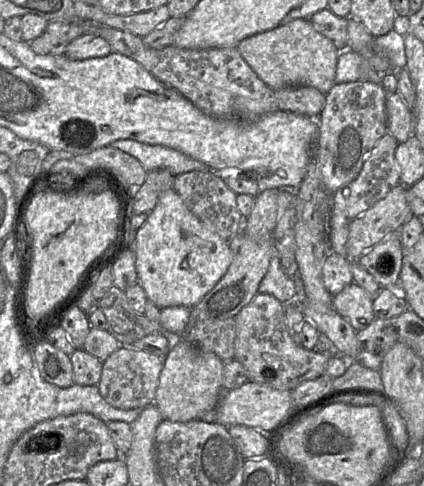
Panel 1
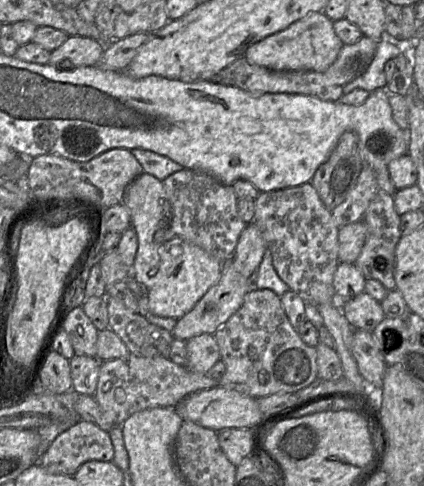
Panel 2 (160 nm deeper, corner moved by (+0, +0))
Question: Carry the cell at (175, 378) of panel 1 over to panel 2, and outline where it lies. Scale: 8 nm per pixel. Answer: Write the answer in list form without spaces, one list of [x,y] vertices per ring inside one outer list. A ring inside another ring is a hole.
[[[202,333],[186,342],[187,367],[198,373],[207,373],[220,360],[220,350],[213,334]]]

